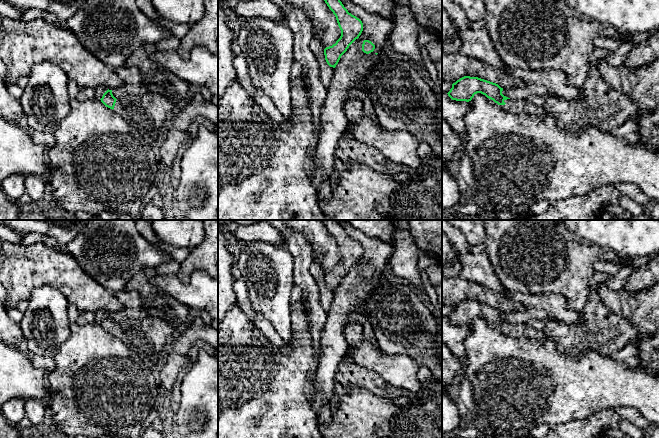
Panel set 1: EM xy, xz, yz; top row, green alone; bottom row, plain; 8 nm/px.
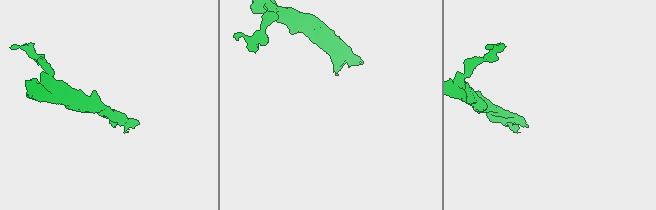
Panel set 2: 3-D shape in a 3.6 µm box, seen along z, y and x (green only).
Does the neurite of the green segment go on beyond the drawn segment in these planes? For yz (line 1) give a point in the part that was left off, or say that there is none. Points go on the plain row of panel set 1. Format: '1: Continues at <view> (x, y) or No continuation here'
1: Continues at yz (514, 330)

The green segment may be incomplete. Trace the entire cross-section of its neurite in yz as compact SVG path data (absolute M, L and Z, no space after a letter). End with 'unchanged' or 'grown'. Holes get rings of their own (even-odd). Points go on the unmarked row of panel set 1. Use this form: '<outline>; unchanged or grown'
M464 300L452 308L447 318L452 324L469 326L475 318L481 317L497 327L503 334L514 339L545 338L543 331L534 329L529 323L510 323L504 320L502 315L503 312L496 307L478 301Z; grown

